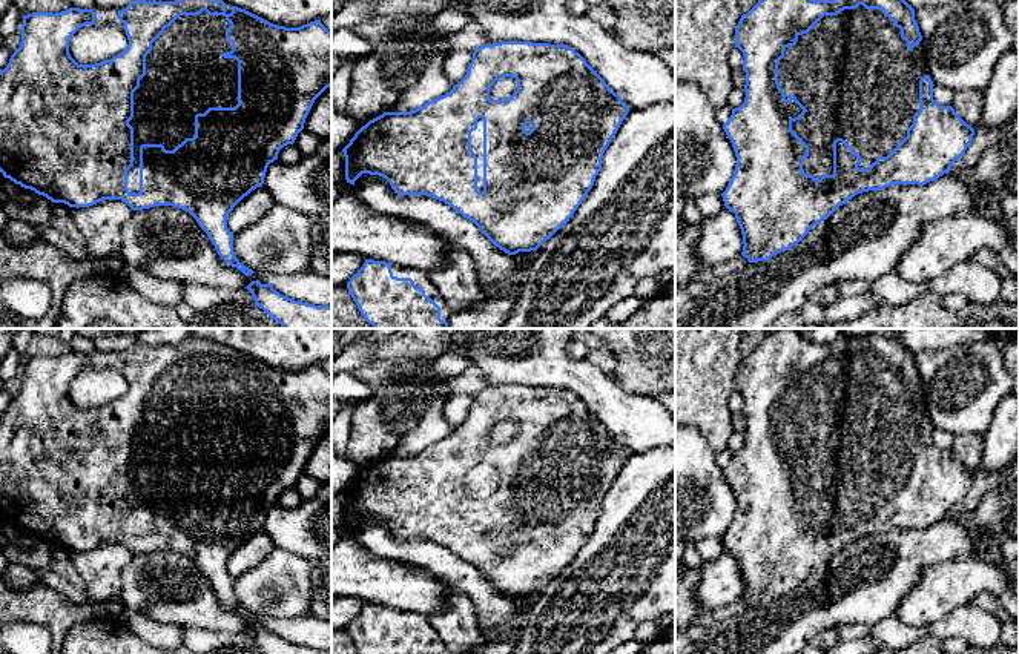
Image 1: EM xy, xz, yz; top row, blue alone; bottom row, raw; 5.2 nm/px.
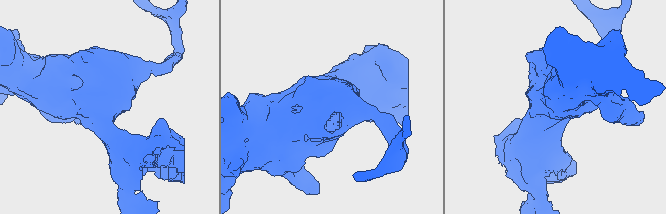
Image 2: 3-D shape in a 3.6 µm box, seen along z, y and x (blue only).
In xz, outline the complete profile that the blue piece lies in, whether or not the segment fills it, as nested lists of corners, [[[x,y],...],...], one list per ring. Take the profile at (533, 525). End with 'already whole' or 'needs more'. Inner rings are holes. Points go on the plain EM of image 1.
[[[500,385],[486,387],[473,396],[473,404],[468,410],[467,419],[453,430],[453,433],[411,456],[384,456],[362,470],[350,487],[342,493],[345,500],[345,524],[355,530],[355,525],[362,517],[379,519],[385,522],[394,537],[397,539],[427,539],[444,545],[453,551],[463,562],[473,565],[479,574],[500,594],[508,599],[519,596],[537,594],[546,583],[549,583],[563,568],[569,565],[577,551],[586,542],[594,530],[595,520],[602,514],[602,502],[622,465],[628,459],[629,451],[622,441],[609,433],[605,424],[594,415],[586,404],[568,388],[549,388],[533,385]],[[505,421],[517,424],[517,434],[505,444],[491,444],[491,430]]]; needs more

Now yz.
[[[780,329],[767,333],[758,347],[747,358],[741,359],[735,372],[735,391],[744,399],[746,442],[740,451],[732,453],[730,462],[723,468],[735,494],[737,510],[721,540],[726,553],[735,557],[744,588],[741,599],[749,606],[767,605],[775,597],[792,593],[813,570],[827,563],[839,550],[858,537],[882,534],[892,528],[924,530],[938,524],[950,516],[951,508],[965,497],[973,484],[974,473],[951,450],[939,450],[933,444],[935,428],[927,418],[925,393],[915,364],[915,353],[901,339],[881,335],[862,338],[839,336],[832,344],[815,344],[806,341],[796,329]]]; needs more

